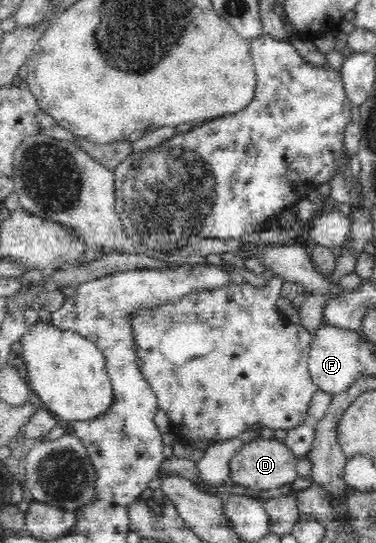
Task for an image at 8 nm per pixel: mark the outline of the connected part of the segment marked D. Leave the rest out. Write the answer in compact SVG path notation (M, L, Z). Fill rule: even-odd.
M254 435L245 440L242 450L237 452L229 462L229 477L234 485L246 486L262 493L272 493L282 485L296 480L298 459L299 457L294 456L283 442Z

